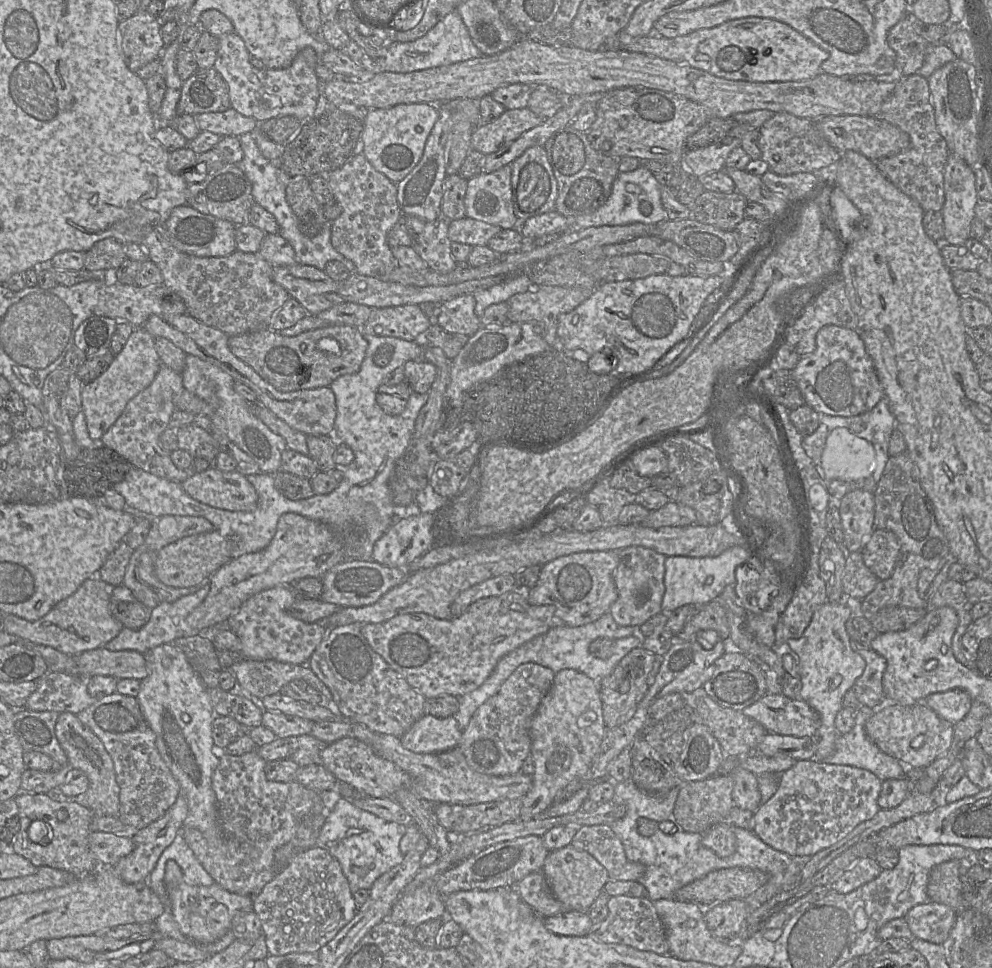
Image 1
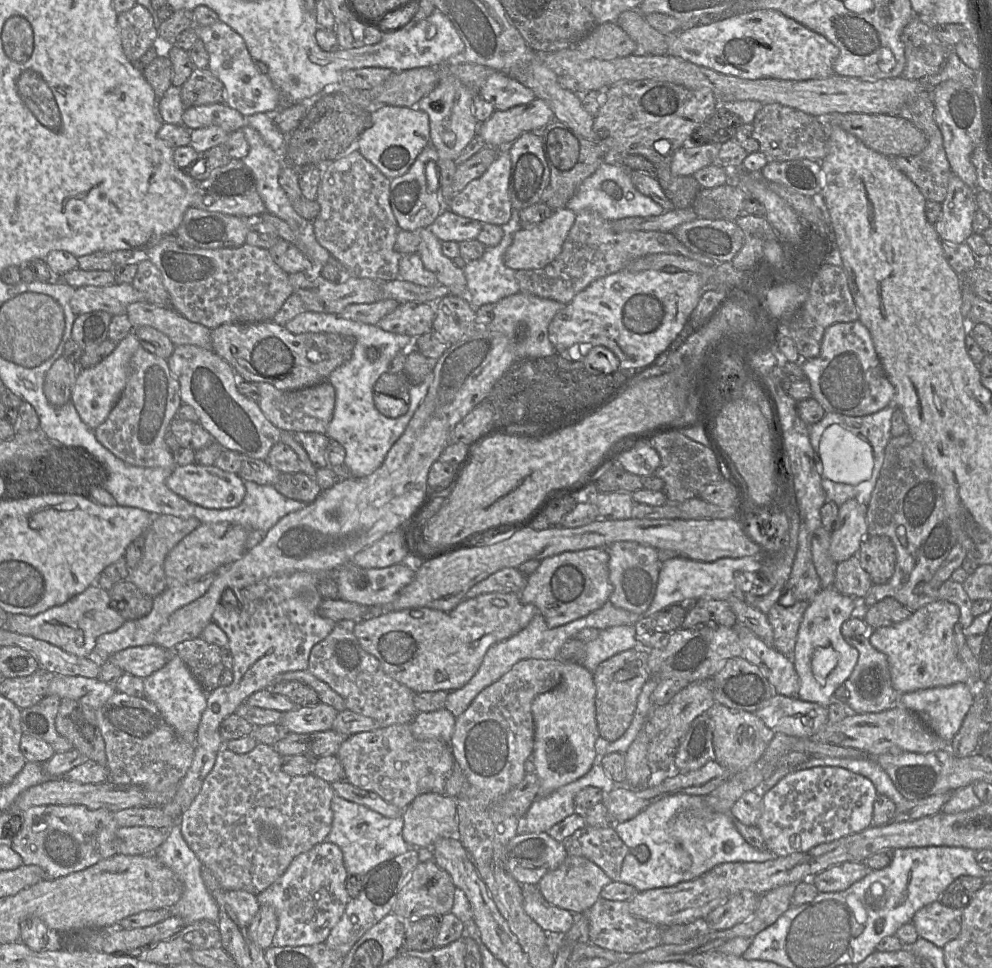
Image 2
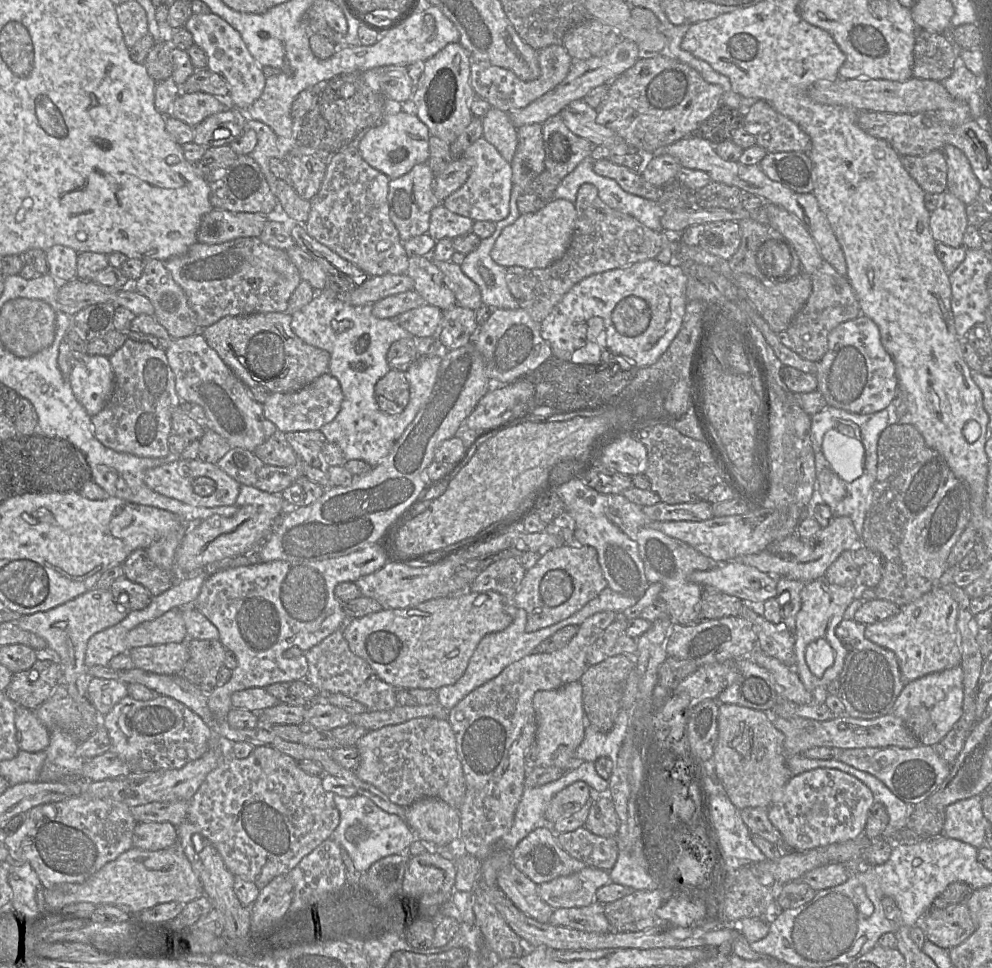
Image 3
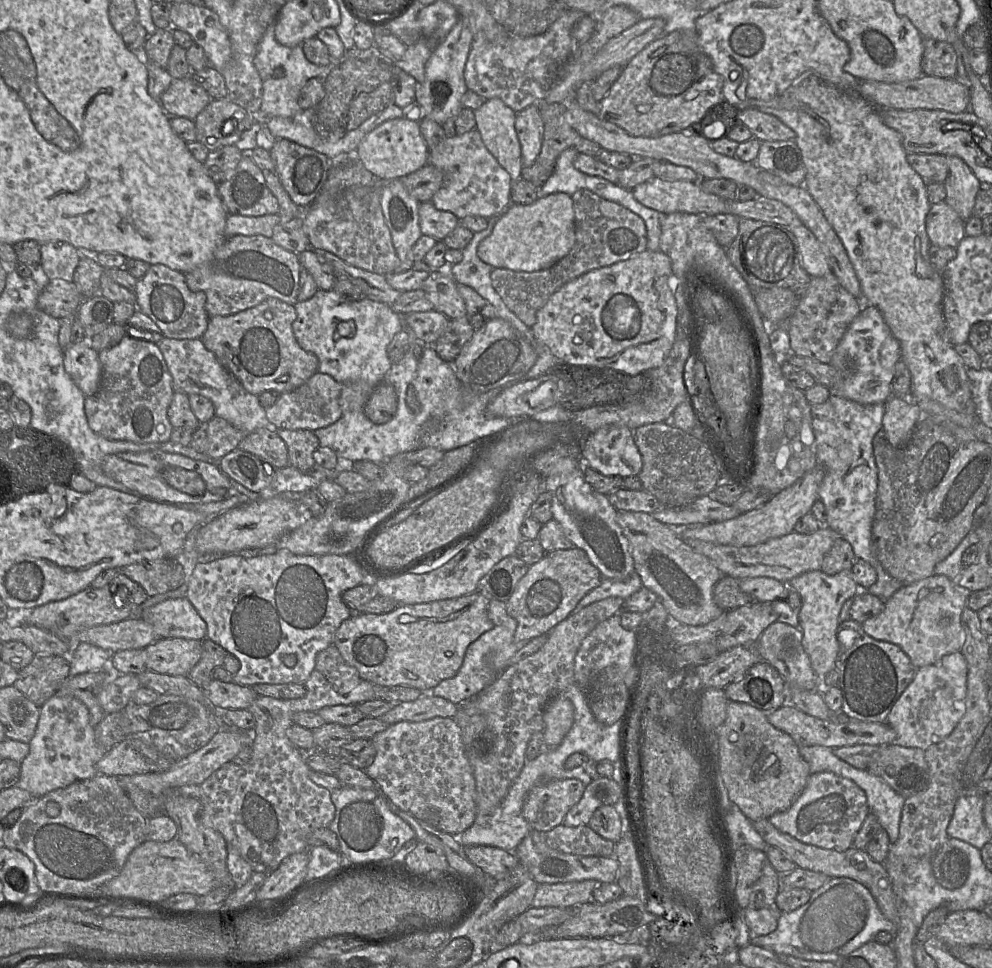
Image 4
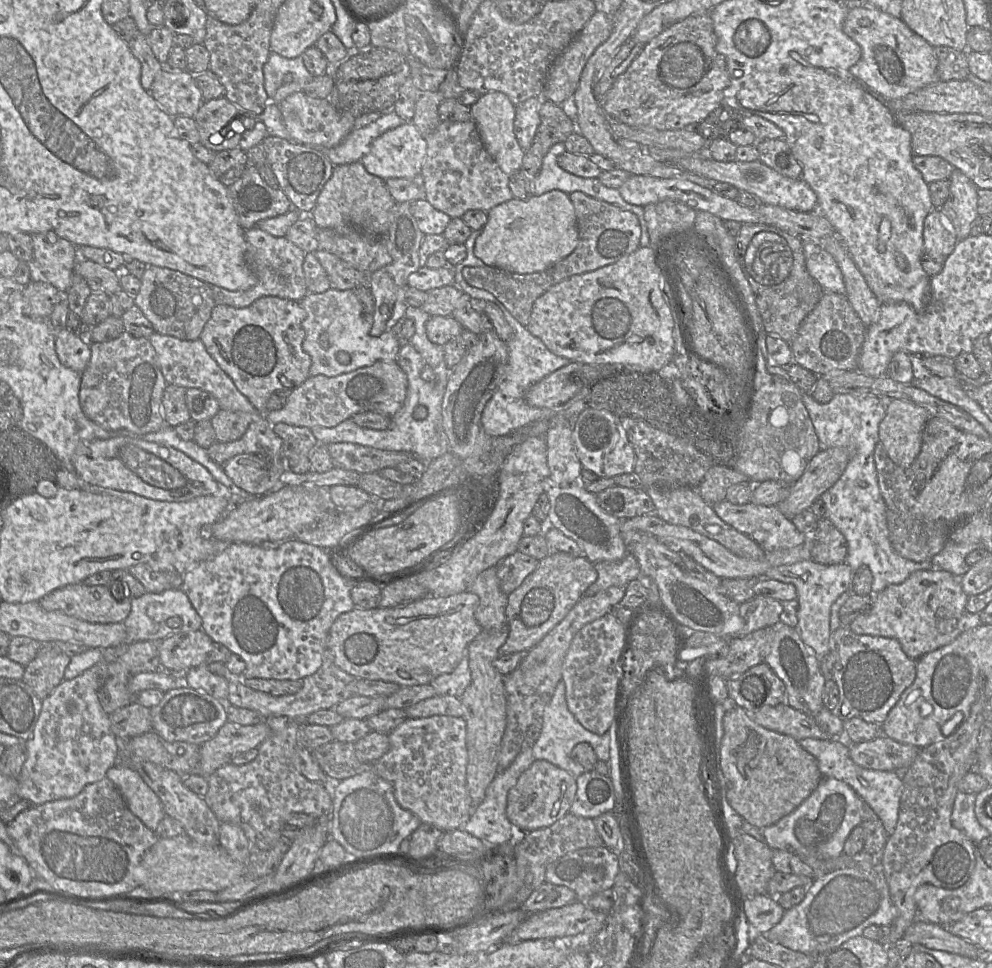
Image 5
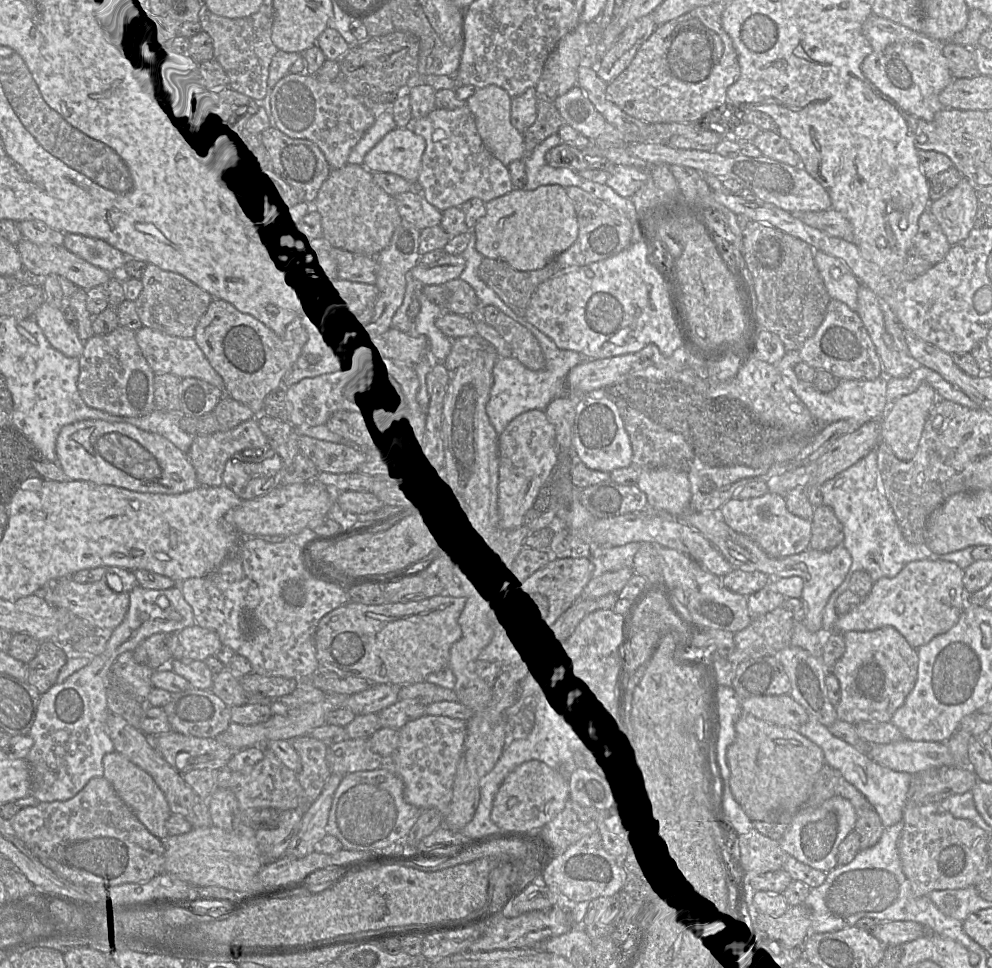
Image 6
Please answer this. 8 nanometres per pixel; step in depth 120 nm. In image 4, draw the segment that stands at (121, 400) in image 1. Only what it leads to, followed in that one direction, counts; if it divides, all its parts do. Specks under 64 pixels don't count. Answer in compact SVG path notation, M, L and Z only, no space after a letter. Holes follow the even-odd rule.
M88 341L79 343L71 342L71 344L63 351L63 366L66 373L68 373L85 397L96 394L100 387L101 366L98 352L89 346Z

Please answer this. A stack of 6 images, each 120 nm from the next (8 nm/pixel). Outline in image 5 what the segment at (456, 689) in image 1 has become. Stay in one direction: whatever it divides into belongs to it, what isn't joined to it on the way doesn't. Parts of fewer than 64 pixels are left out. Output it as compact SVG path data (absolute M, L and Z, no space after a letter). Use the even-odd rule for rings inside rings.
M461 592L448 597L427 595L394 608L354 608L339 615L332 624L327 651L337 667L356 678L394 682L401 687L430 684L436 677L455 670L468 645L481 632L481 626L475 619L478 605L479 597L476 594Z

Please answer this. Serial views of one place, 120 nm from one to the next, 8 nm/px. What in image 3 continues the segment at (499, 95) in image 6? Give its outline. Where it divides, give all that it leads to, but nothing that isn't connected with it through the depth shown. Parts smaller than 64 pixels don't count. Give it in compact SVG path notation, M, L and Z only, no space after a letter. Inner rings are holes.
M491 107L482 118L483 136L511 164L517 145L517 128L512 124L508 112Z

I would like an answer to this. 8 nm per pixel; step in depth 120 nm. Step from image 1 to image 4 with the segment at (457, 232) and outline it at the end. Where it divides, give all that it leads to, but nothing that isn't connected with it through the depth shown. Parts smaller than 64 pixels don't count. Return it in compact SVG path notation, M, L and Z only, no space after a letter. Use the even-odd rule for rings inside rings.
M422 201L418 208L420 231L423 235L443 240L461 221L450 211L438 210L430 201Z

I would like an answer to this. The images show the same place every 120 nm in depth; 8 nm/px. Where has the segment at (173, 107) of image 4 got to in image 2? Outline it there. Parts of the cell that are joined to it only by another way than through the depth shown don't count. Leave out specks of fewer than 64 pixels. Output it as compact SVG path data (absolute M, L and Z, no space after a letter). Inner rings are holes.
M225 103L186 108L182 118L183 126L190 131L207 126L219 126L226 132L232 133L247 125L246 117Z

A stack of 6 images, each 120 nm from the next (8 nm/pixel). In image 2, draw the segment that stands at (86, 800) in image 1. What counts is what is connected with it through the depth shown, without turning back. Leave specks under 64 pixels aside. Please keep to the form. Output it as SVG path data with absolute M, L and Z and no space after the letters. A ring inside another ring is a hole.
M63 698L55 726L57 732L66 738L73 748L87 756L88 759L107 766L105 742L94 709L75 700Z

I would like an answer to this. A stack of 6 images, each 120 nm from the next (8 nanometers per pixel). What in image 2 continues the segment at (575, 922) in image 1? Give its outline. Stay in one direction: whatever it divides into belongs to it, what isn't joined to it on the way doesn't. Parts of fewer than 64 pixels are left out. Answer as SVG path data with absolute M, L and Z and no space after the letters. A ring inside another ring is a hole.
M537 885L523 886L523 907L526 914L548 935L564 935L574 924L575 915L545 900Z

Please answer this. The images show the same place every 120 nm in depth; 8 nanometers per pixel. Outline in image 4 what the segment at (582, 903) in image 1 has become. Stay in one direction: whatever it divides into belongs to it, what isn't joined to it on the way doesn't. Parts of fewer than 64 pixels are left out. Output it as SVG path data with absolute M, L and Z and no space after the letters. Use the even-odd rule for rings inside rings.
M587 879L555 884L538 884L533 897L532 907L571 908L592 900L592 892L599 884L596 880Z

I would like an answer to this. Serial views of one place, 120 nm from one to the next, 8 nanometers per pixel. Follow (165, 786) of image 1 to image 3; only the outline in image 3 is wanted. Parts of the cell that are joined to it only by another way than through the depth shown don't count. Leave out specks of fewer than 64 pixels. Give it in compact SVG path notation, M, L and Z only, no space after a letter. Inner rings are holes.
M127 695L106 715L100 716L100 723L108 732L109 750L116 753L131 772L182 768L208 750L212 736L211 728L199 715L181 702L163 695L148 701L135 700Z

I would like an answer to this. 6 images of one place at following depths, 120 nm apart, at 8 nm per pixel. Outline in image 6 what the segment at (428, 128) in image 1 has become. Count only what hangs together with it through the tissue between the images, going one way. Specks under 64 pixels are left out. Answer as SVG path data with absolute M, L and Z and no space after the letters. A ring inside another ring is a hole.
M395 128L365 156L362 166L371 174L394 174L417 182L425 139L411 128Z

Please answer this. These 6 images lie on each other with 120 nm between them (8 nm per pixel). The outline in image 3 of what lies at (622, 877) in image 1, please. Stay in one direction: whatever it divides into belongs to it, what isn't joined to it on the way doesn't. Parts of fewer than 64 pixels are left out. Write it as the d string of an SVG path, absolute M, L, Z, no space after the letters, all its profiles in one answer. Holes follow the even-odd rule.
M584 826L572 832L556 834L556 840L571 857L588 867L610 871L618 858L615 837L597 836Z

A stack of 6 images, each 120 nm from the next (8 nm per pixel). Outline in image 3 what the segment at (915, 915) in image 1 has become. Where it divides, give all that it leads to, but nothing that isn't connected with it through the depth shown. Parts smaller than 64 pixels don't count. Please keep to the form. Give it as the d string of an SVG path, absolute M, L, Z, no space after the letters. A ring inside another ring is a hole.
M966 903L945 909L931 907L920 926L928 941L947 950L964 942L976 929Z

